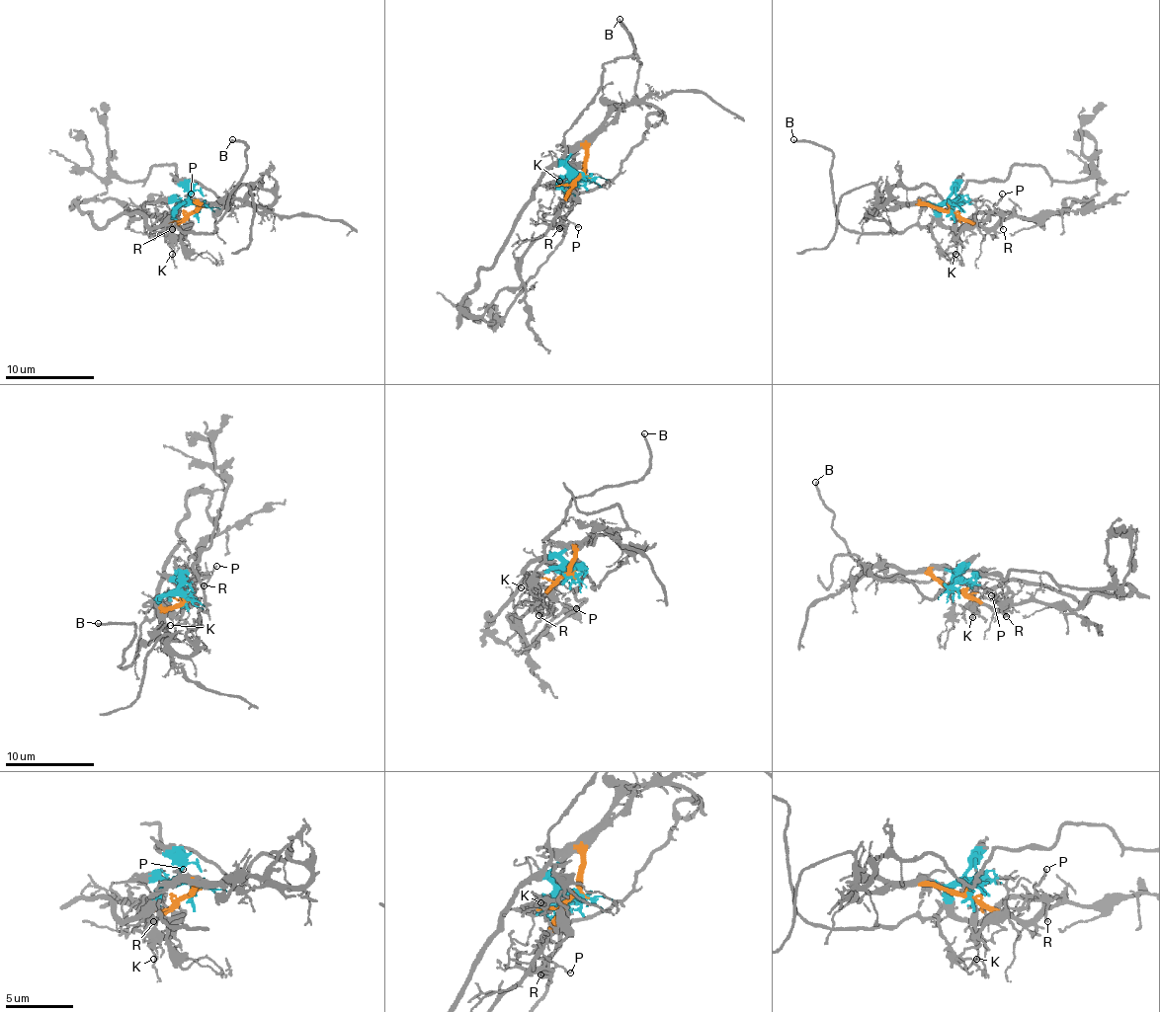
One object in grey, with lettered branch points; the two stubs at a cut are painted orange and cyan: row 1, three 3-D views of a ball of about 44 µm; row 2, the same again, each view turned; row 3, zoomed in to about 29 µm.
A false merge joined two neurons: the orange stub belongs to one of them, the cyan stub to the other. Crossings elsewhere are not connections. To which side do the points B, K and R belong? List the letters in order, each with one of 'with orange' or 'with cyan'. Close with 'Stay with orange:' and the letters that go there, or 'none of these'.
B: with cyan
K: with cyan
R: with orange
Stay with orange: R

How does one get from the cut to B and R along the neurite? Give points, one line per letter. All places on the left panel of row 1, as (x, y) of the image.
B: (196, 209), (189, 204), (176, 211), (178, 227), (213, 231), (229, 192), (245, 171), (247, 146), (231, 140)
R: (196, 209), (178, 222), (169, 213), (178, 218), (171, 229)

